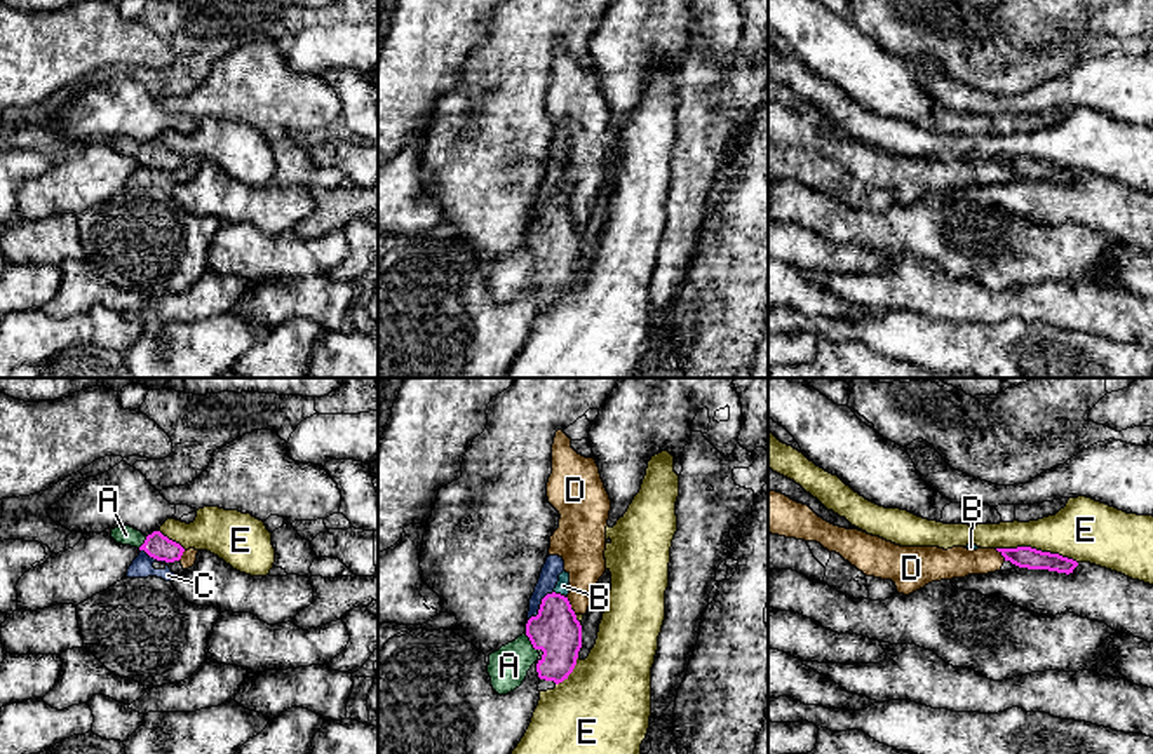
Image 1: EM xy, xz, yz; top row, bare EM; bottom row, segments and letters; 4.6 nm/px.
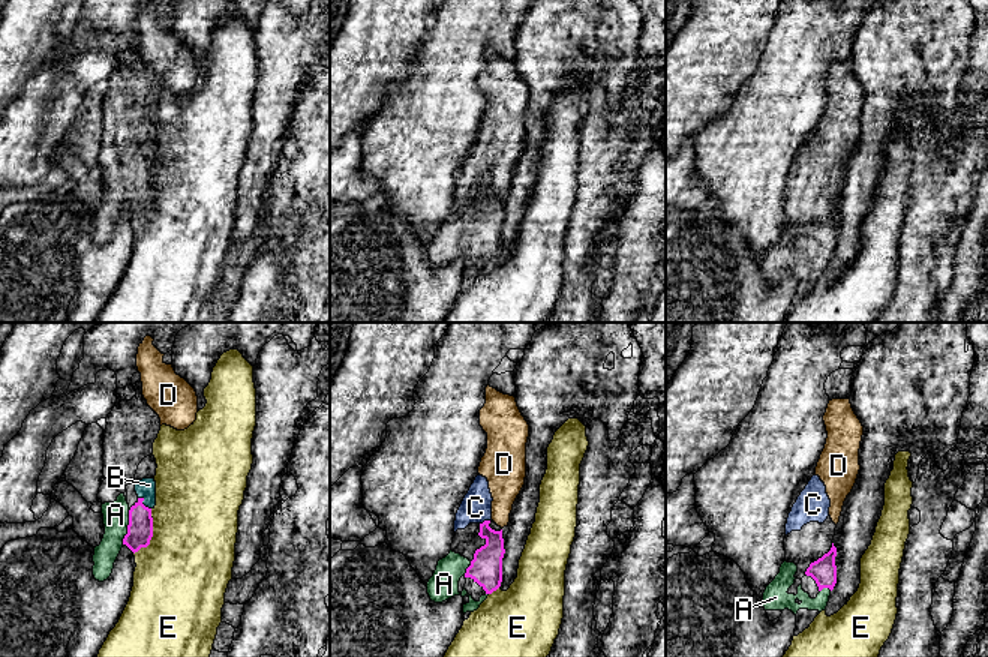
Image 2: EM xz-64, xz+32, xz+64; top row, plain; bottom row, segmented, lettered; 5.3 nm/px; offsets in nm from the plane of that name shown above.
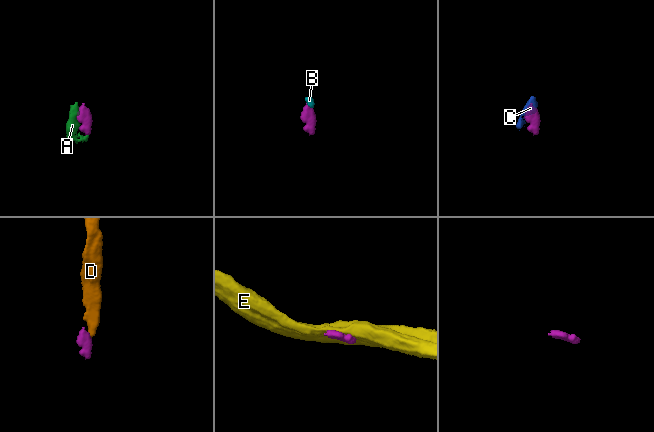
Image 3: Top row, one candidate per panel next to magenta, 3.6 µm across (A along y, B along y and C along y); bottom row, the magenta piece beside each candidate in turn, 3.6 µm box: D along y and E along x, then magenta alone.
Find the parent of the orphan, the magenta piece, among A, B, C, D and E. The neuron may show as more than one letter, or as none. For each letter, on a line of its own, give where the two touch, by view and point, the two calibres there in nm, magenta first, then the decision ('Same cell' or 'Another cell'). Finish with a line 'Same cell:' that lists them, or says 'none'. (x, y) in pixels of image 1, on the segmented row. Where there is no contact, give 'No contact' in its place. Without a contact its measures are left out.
A: Touches magenta at xz (532, 643). Thickness 220 nm (magenta) against 180 nm. Same cell
B: Touches magenta at xz (559, 594). Thickness 220 nm (magenta) against 60 nm. Same cell
C: Touches magenta at xz (540, 608). Thickness 220 nm (magenta) against 90 nm. Another cell
D: Touches magenta at xz (570, 606). Thickness 220 nm (magenta) against 190 nm. Another cell
E: Touches magenta at yz (1035, 549). Thickness 100 nm (magenta) against 280 nm. Another cell
Same cell: A, B

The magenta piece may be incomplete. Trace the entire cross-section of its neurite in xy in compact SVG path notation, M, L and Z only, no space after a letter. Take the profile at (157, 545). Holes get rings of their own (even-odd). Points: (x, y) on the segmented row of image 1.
M120 526L111 529L110 535L117 543L145 550L157 561L174 562L179 561L185 552L179 543L169 540L160 531L153 531L152 535L145 536L141 531L131 526Z

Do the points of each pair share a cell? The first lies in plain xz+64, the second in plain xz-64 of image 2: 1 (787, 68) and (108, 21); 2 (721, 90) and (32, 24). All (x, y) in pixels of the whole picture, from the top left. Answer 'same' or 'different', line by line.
1: same
2: same

